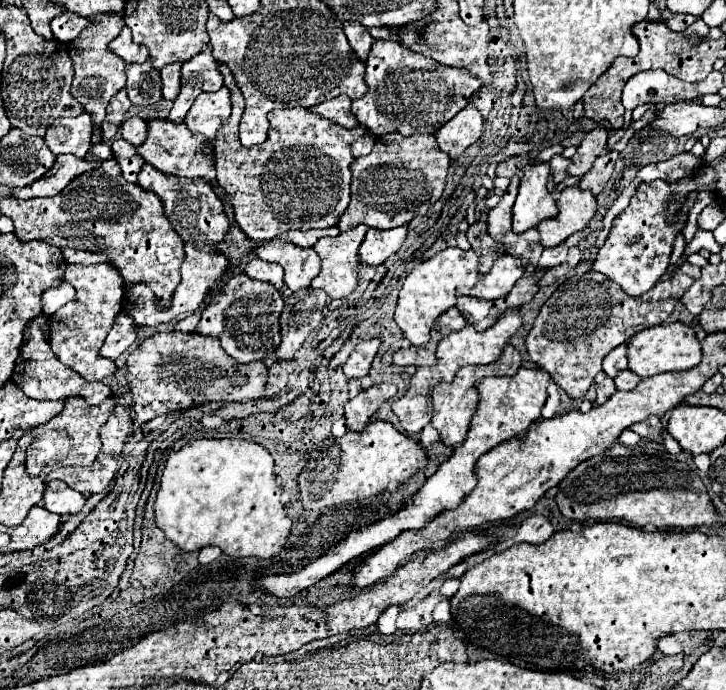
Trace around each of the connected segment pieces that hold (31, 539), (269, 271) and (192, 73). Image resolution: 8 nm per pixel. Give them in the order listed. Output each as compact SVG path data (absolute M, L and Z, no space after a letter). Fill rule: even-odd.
M34 505L34 509L30 509L26 519L18 527L4 527L4 530L1 530L12 537L6 551L24 551L42 545L58 531L58 525L60 525L58 515L48 513L40 505Z
M252 257L246 265L244 265L244 273L252 279L258 279L258 281L268 281L272 283L274 287L282 287L282 277L284 277L284 271L278 263L266 263L258 257Z
M204 45L204 49L188 59L182 65L182 77L180 77L180 93L172 103L170 119L184 121L188 109L192 107L194 99L204 91L218 91L222 87L222 73L218 71L218 61L212 57L210 45Z

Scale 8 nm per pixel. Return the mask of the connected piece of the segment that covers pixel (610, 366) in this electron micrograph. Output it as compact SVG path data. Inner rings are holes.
M622 343L616 349L612 349L612 353L608 353L604 357L604 371L606 371L606 375L616 377L618 371L628 367L628 363L626 363L626 349L628 349L628 343Z

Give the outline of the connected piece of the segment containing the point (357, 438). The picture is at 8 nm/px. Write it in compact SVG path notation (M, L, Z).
M388 421L368 423L362 433L348 431L344 437L338 437L338 469L334 469L334 505L342 505L342 503L378 495L388 487L390 481L404 483L410 475L414 475L414 471L422 469L426 463L428 463L426 449L416 439L406 437L400 431L396 431L392 427L392 423L388 423Z

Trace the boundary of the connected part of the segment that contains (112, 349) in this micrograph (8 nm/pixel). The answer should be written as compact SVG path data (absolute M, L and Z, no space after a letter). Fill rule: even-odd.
M118 313L100 353L108 359L118 359L134 341L136 341L134 319L130 319L130 315L126 315L126 313Z

